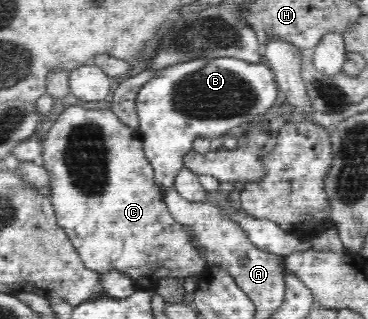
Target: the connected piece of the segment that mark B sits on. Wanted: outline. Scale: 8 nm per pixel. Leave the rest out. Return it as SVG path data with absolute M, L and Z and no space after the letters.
M198 58L168 66L159 75L148 80L136 97L136 110L139 118L139 134L142 139L144 154L154 169L154 181L162 195L175 186L175 178L184 164L183 158L193 149L193 142L198 137L210 138L216 142L234 126L258 118L268 108L281 102L280 90L274 83L274 73L270 66L249 63L239 58Z

